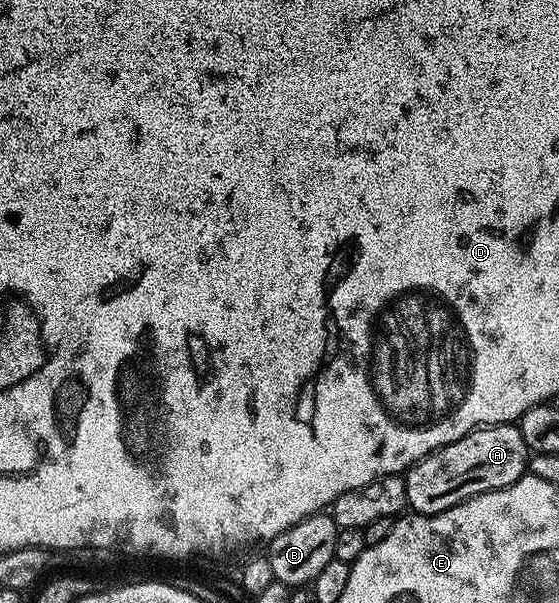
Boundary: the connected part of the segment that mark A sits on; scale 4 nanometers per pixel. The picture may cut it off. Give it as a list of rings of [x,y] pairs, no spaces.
[[[494,423],[479,427],[459,437],[459,441],[431,452],[404,472],[408,506],[418,515],[434,515],[476,495],[503,489],[526,474],[530,458],[520,426]]]

